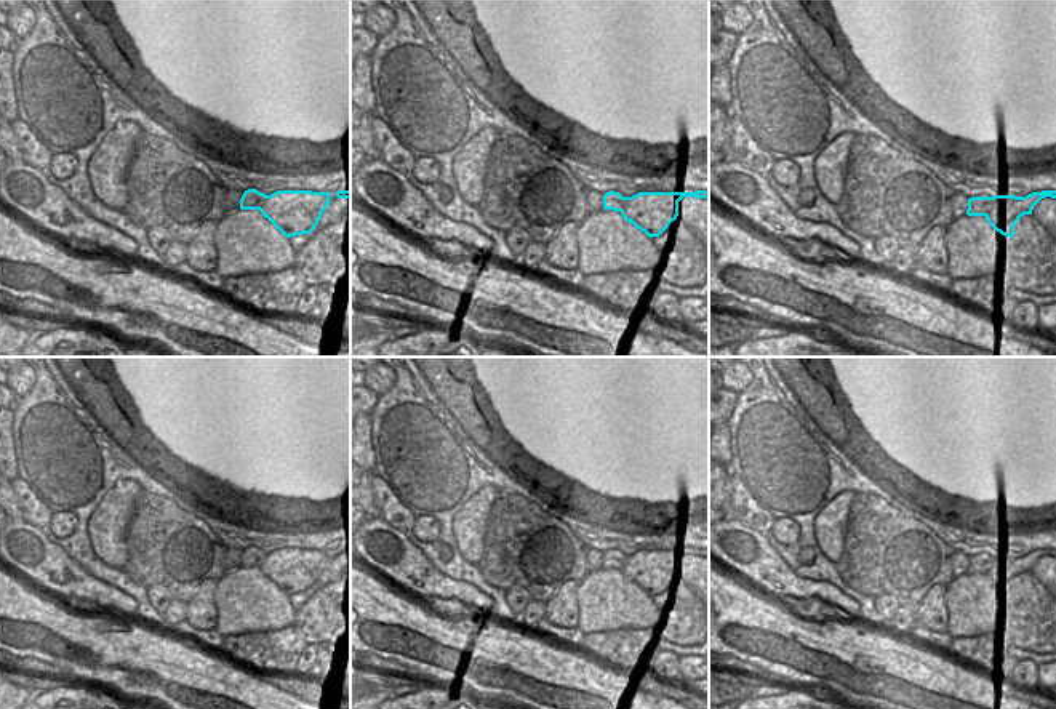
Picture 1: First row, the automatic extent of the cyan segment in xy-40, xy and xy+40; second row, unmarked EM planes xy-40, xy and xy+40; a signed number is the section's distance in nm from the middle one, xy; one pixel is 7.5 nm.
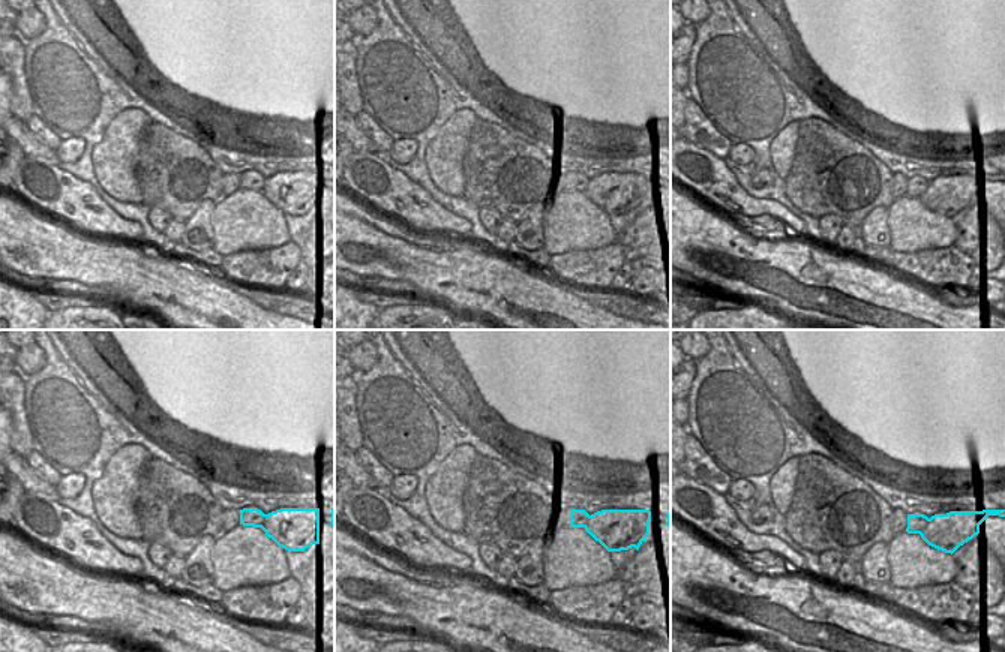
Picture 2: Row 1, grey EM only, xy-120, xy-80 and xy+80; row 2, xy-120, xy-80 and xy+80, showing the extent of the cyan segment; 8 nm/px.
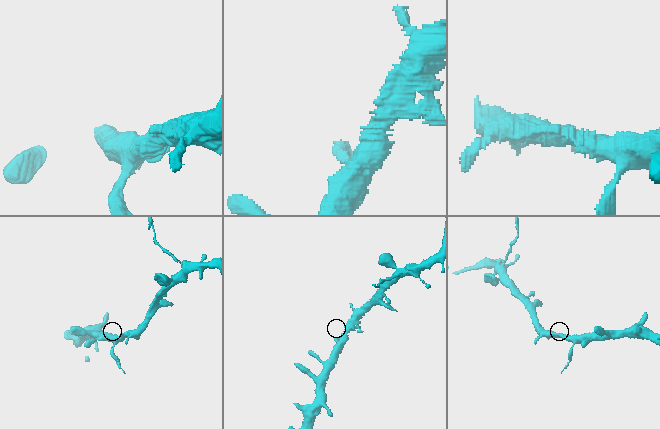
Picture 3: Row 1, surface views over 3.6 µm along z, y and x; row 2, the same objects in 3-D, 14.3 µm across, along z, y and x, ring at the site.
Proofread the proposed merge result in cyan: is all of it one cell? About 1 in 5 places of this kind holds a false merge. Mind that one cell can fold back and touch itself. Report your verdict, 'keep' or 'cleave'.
keep

